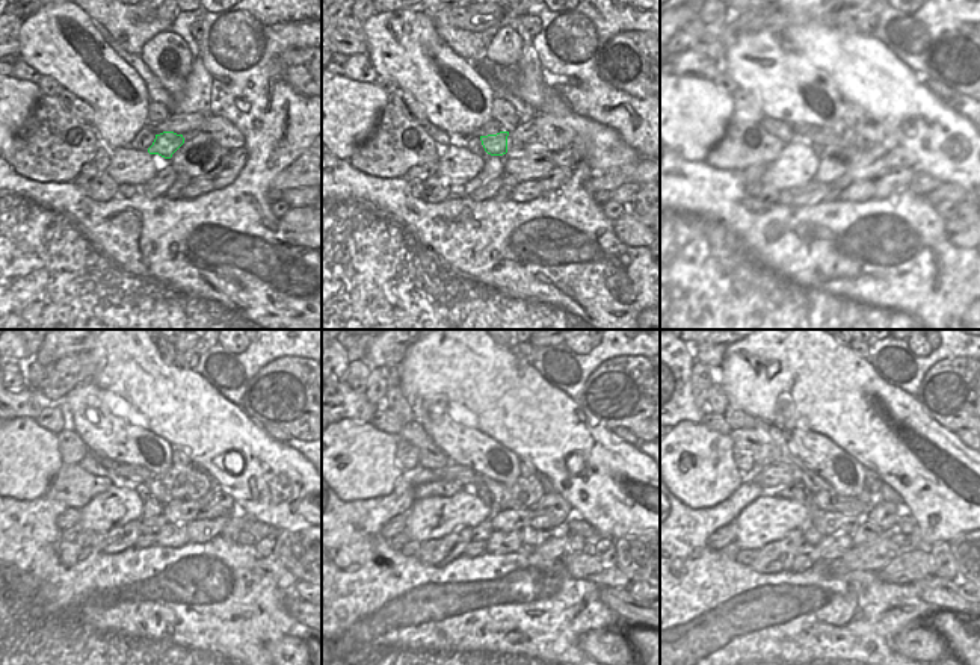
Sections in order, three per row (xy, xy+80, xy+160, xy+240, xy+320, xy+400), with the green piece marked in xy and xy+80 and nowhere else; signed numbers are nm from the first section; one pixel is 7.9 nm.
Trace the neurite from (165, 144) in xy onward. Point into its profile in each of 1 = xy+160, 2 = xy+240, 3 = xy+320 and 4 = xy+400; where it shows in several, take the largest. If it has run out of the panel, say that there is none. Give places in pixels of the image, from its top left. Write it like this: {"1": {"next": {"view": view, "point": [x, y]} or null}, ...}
{"1": {"next": {"view": "xy+160", "point": [828, 138]}}, "2": {"next": {"view": "xy+240", "point": [132, 472]}}, "3": {"next": {"view": "xy+320", "point": [455, 473]}}, "4": {"next": {"view": "xy+400", "point": [773, 475]}}}

